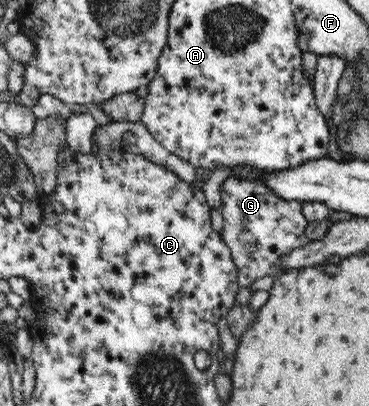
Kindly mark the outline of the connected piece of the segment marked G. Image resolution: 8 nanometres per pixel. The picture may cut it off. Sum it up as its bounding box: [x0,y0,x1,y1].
[220,175,310,287]

